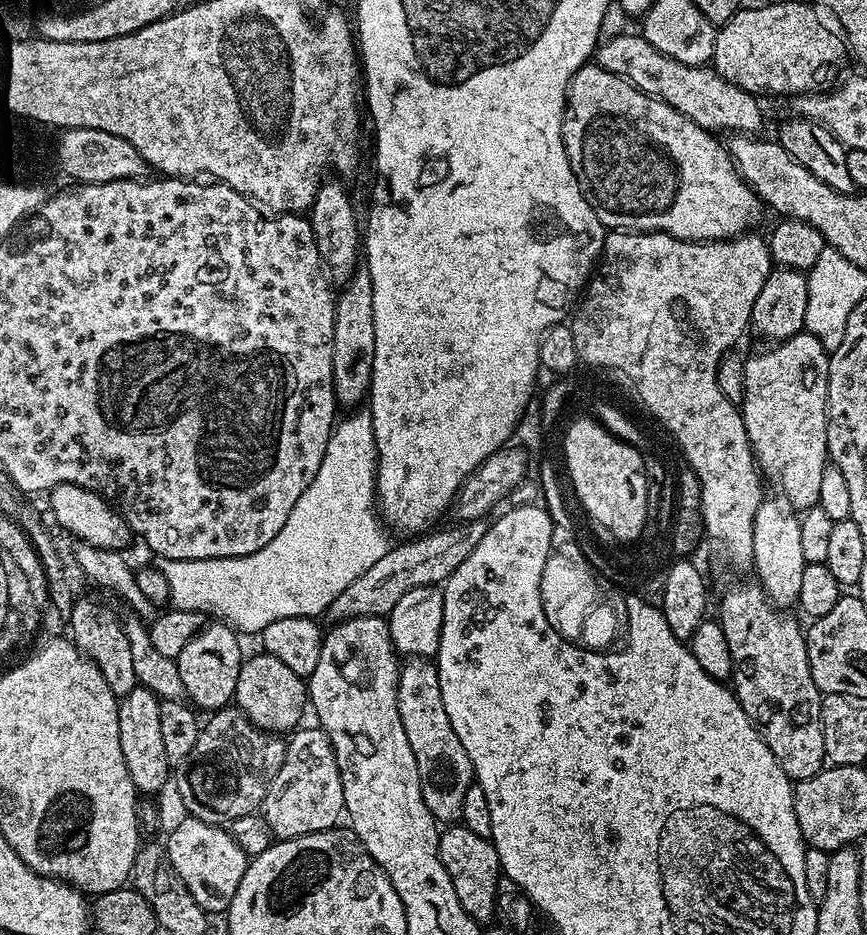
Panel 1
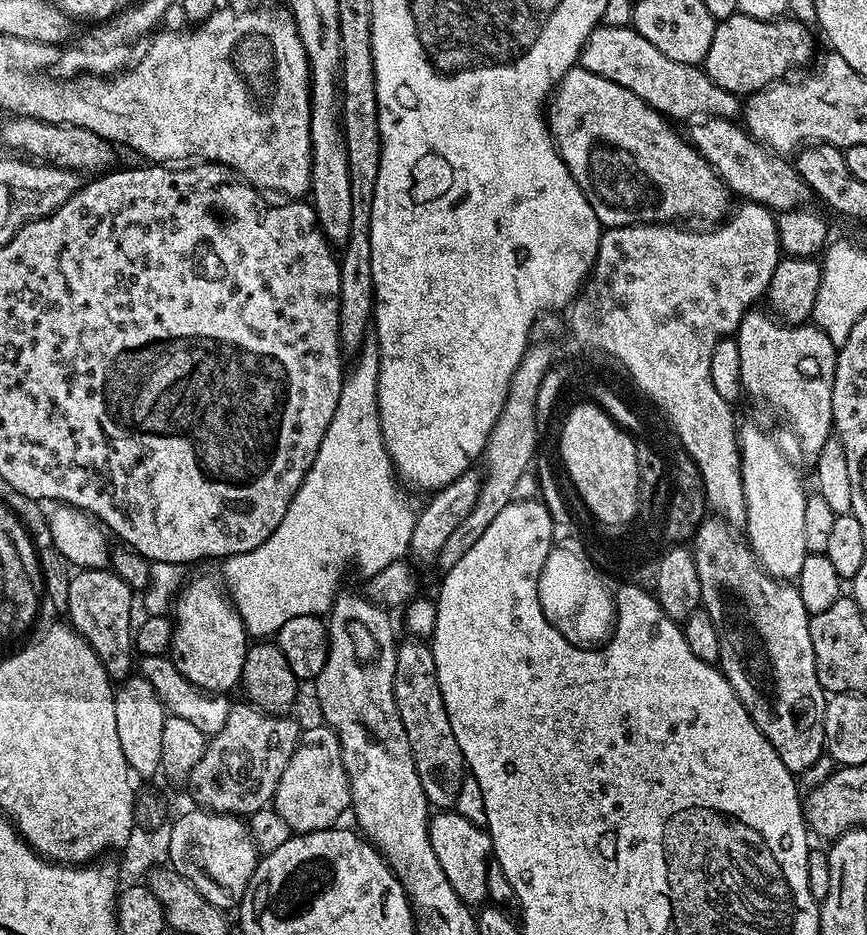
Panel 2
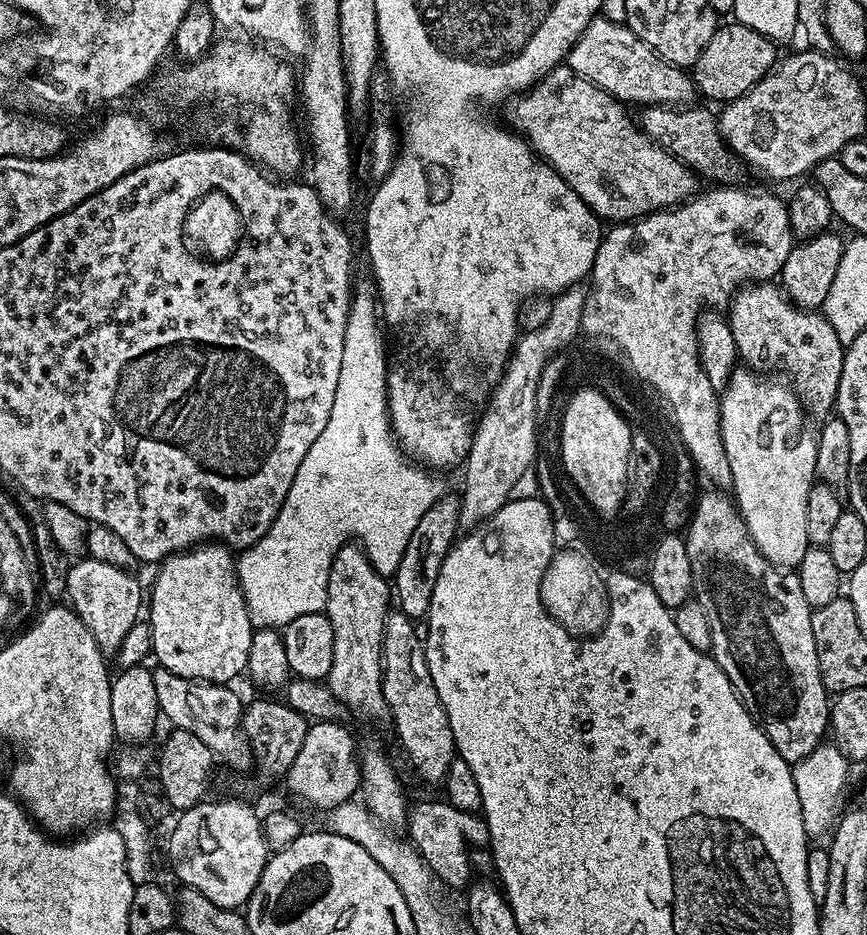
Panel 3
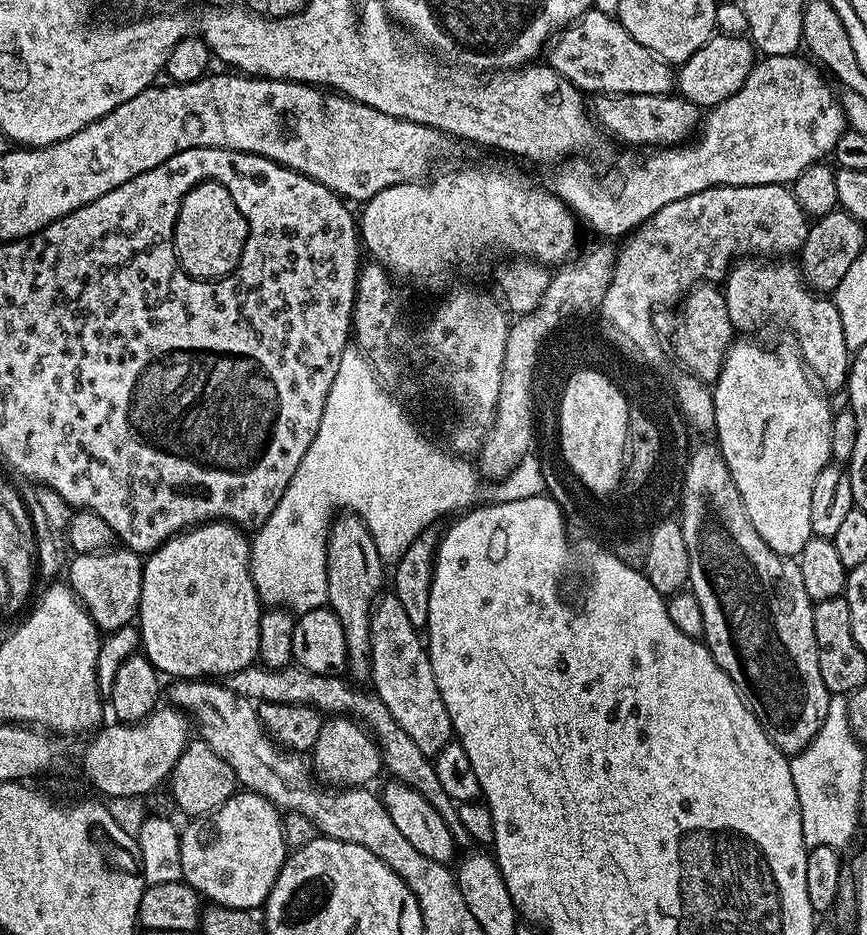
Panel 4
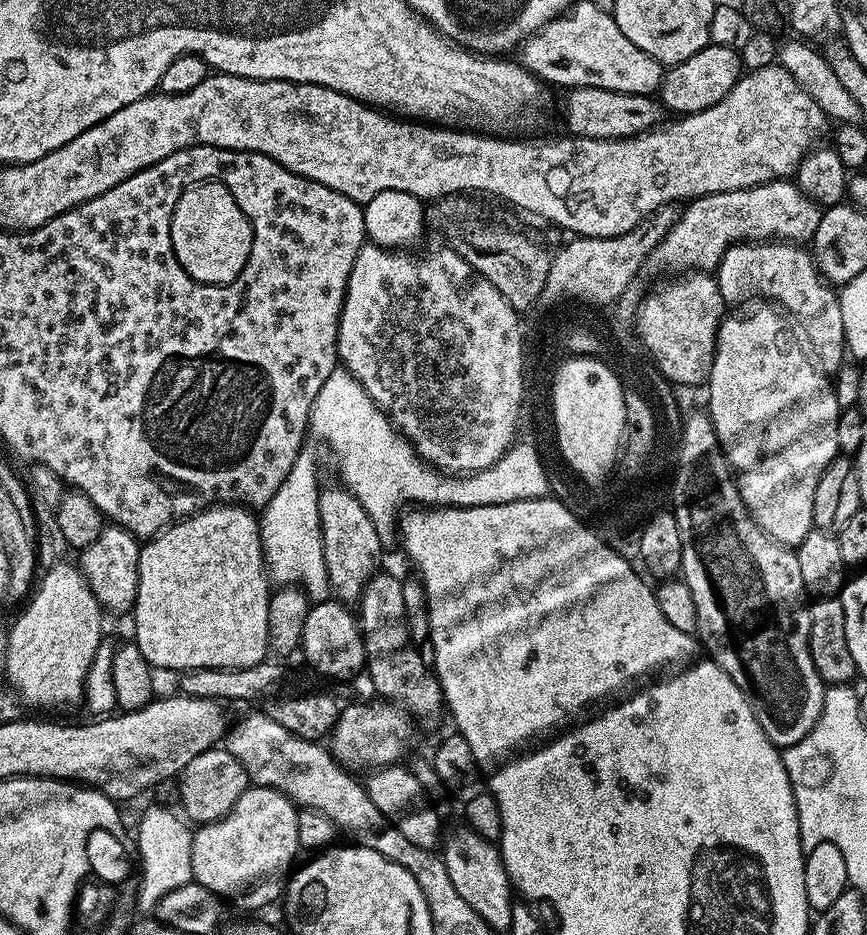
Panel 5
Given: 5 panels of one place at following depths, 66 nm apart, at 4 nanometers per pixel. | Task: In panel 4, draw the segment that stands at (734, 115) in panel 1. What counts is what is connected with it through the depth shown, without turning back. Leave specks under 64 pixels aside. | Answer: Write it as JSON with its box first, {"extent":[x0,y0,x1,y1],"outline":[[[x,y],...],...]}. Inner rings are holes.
{"extent":[546,10,674,94],"outline":[[[595,10],[585,12],[551,41],[546,63],[585,94],[669,94],[674,88],[673,65],[634,42],[619,20]]]}

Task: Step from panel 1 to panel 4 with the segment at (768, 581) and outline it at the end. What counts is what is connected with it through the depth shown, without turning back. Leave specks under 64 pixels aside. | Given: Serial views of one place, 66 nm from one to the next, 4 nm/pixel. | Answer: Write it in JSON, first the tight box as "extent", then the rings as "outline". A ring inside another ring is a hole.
{"extent":[710,338,834,557],"outline":[[[752,338],[737,339],[729,348],[726,358],[722,362],[722,370],[718,374],[715,384],[711,385],[710,391],[714,402],[714,418],[716,419],[714,440],[734,478],[734,486],[738,486],[738,494],[741,502],[746,506],[746,514],[750,518],[750,522],[754,522],[754,530],[758,530],[758,538],[762,538],[762,542],[766,542],[766,546],[770,546],[770,550],[774,550],[780,556],[799,557],[802,546],[806,546],[806,542],[813,539],[810,526],[810,490],[814,486],[814,478],[818,478],[820,471],[832,460],[831,424],[834,408],[828,405],[829,397],[813,383],[803,363],[783,364],[770,349],[755,344]]]}

